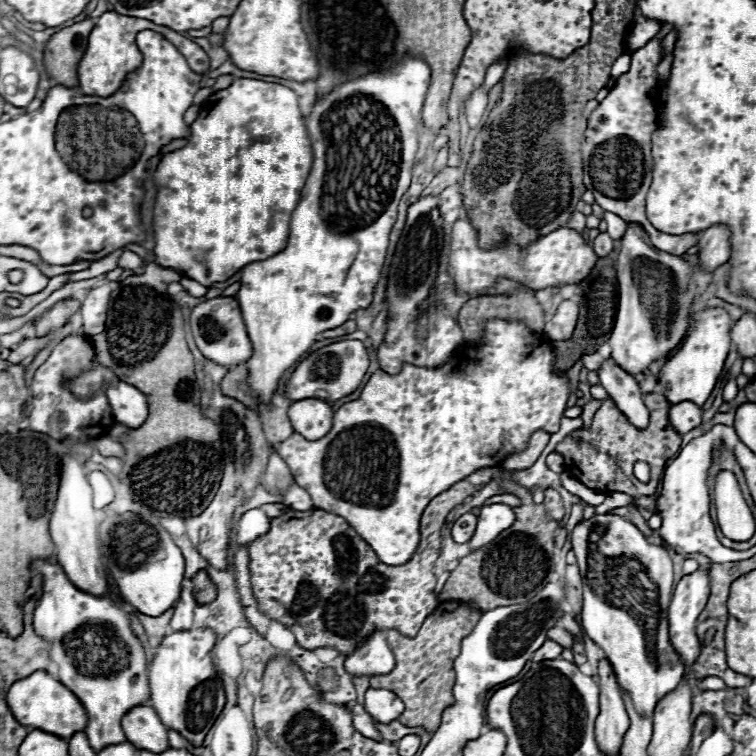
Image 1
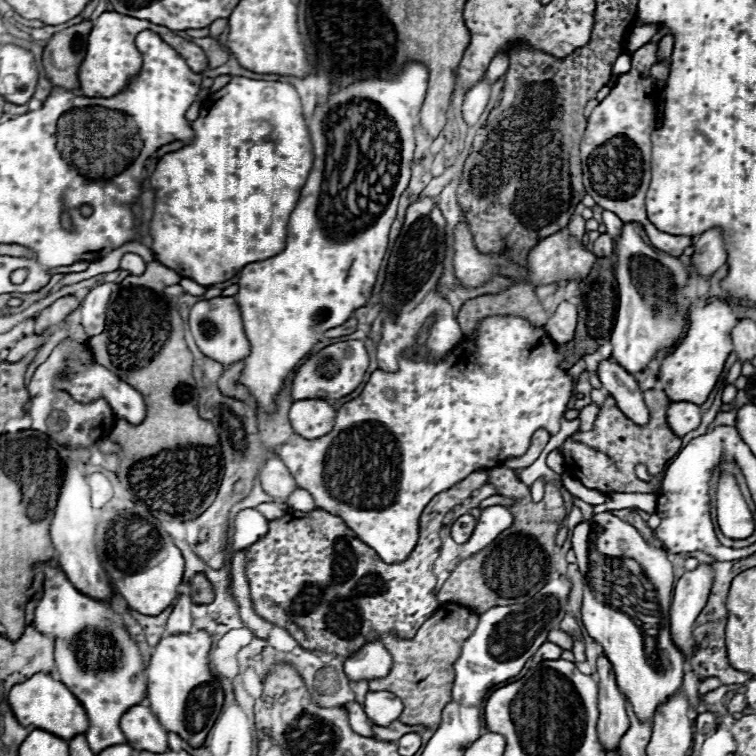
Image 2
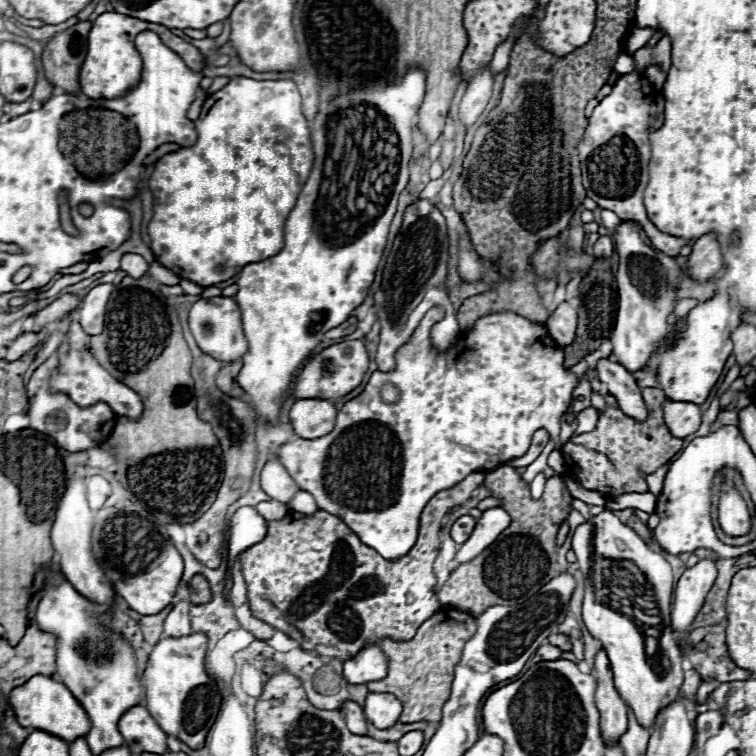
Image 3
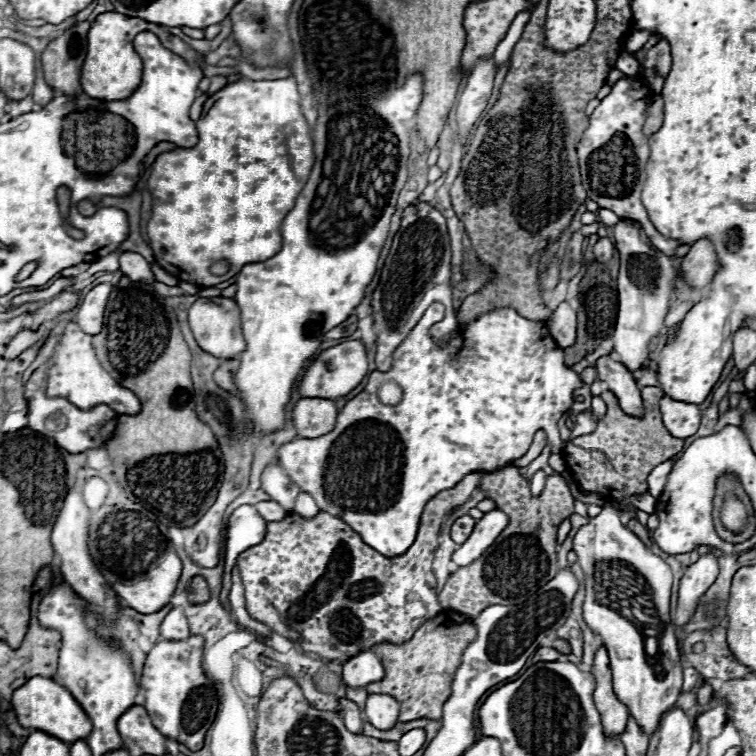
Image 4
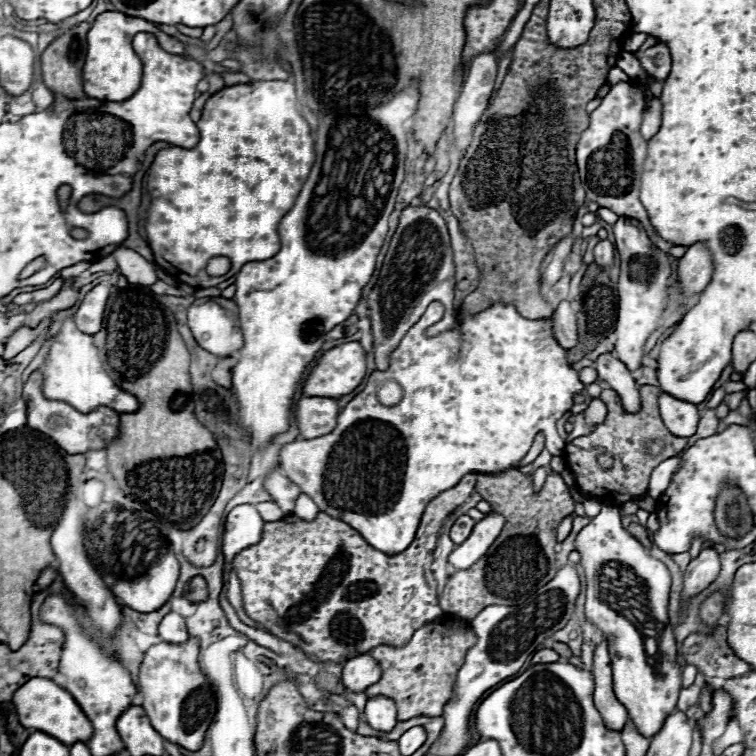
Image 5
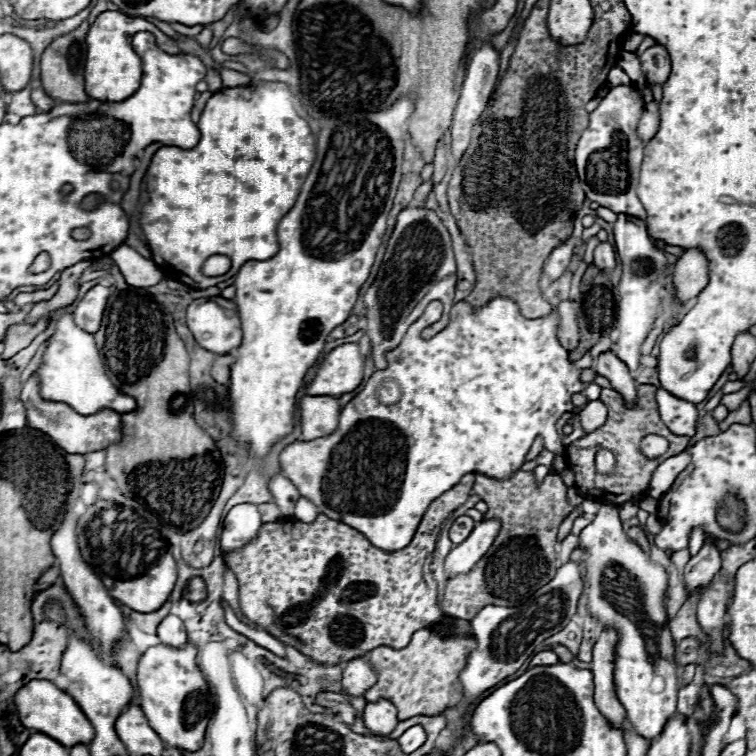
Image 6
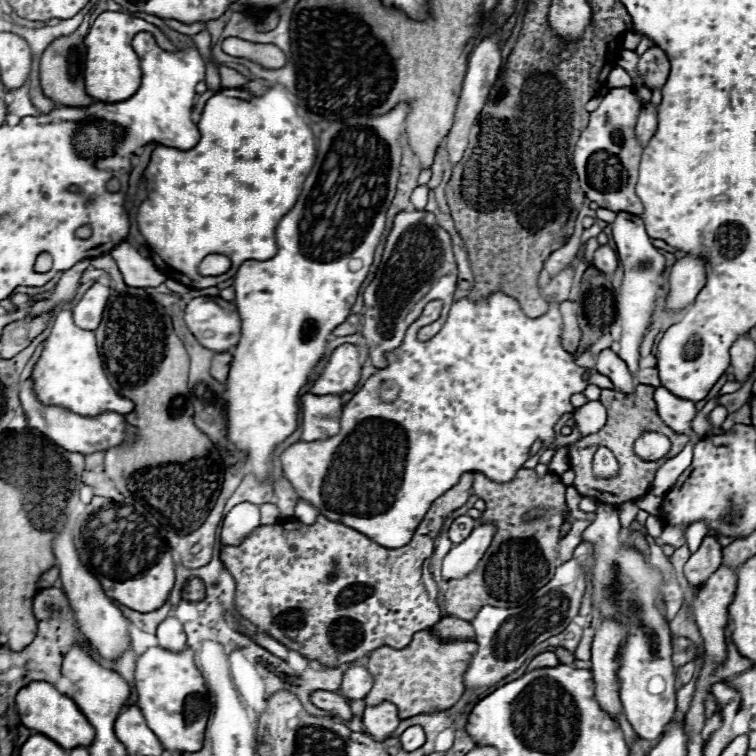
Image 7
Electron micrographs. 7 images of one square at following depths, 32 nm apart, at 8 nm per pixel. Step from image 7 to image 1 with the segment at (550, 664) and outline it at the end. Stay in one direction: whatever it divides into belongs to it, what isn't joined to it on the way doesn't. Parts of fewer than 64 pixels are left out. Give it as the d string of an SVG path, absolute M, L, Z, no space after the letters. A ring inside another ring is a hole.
M546 640L536 652L534 652L534 662L542 662L542 660L554 660L554 658L558 658L560 656L560 652L562 652L562 646L558 646L556 642L552 642L552 640Z

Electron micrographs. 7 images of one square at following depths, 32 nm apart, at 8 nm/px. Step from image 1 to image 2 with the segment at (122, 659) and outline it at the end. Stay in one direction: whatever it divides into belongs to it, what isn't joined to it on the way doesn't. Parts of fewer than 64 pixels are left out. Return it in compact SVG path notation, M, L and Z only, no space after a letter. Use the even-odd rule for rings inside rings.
M38 564L44 572L44 596L38 602L34 626L54 638L54 660L58 678L84 706L90 728L86 740L94 754L104 748L124 744L126 738L120 732L120 718L132 706L146 698L146 676L142 670L140 650L122 626L120 614L112 610L108 602L92 600L80 594L64 576L60 568L52 564Z

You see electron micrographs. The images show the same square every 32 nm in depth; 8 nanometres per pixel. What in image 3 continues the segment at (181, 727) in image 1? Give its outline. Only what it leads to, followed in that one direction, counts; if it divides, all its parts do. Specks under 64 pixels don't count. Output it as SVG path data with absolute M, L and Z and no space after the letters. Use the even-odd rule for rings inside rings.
M204 634L162 638L150 652L144 670L144 696L148 712L162 728L162 732L166 732L168 736L176 736L192 750L200 750L204 746L204 738L214 724L222 702L216 682L212 682L204 670L206 644L208 638Z

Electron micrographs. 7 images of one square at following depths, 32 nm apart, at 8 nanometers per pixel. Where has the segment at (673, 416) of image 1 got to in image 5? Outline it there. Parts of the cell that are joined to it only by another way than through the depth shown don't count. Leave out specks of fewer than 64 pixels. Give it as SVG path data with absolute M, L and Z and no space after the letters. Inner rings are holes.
M660 392L658 402L660 402L662 420L674 436L686 436L688 438L696 432L696 426L700 420L700 412L698 412L696 404L676 400L674 396L668 396L666 392Z

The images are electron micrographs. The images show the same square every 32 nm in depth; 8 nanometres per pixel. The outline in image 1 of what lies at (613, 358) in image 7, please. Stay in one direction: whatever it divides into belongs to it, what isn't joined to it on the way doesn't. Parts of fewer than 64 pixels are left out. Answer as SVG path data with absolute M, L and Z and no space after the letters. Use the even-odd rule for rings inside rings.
M604 362L598 368L598 376L602 386L608 390L610 398L616 402L618 410L636 426L644 428L648 424L648 408L644 406L642 392L634 376L624 372L620 366L612 362Z

